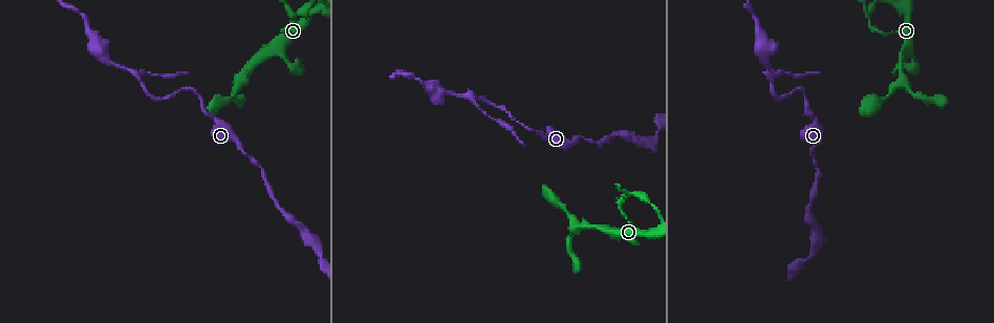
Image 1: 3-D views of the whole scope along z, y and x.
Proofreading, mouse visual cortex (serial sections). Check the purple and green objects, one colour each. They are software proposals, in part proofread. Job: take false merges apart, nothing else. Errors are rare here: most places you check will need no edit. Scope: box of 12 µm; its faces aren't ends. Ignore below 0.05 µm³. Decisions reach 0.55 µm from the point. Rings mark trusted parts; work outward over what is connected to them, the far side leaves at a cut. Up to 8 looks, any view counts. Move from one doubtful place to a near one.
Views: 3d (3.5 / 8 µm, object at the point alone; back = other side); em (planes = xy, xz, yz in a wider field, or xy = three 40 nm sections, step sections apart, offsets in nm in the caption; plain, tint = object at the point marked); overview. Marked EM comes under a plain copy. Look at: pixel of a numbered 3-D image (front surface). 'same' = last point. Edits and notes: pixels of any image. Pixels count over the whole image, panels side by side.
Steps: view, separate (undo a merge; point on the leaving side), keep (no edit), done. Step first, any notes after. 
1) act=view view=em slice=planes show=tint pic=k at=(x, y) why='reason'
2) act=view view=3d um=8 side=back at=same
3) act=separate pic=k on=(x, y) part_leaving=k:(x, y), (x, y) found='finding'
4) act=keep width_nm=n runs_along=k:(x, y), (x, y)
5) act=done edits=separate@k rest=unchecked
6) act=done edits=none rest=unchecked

act=view view=3d um=3.5 pic=1 at=(900, 82) why='branch point'

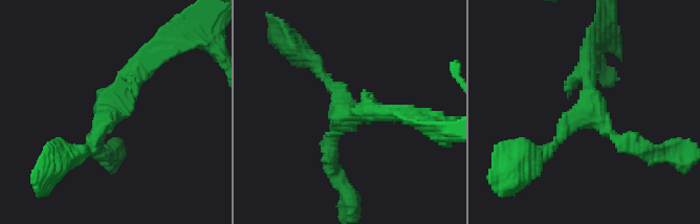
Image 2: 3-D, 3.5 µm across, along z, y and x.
act=view view=em slice=xy step=3 show=tint pic=2 at=(107, 107) arms=3 arm_widths_nm=150,200,250

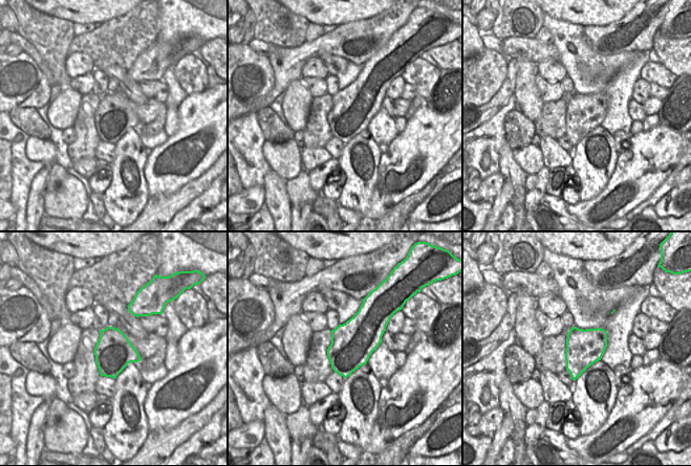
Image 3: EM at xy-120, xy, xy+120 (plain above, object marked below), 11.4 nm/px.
act=keep runs_along=2:(157, 53), (112, 98), (83, 154) found='continuous, no second cell'

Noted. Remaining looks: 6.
act=view view=3d um=3.5 pic=1 at=(292, 15) why='sharp bend'

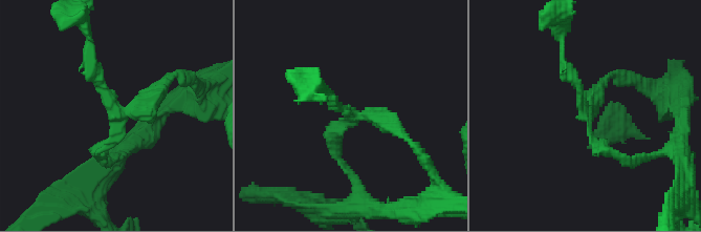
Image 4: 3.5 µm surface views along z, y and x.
act=view view=em slice=xy step=5 show=tint pic=4 at=(587, 115)

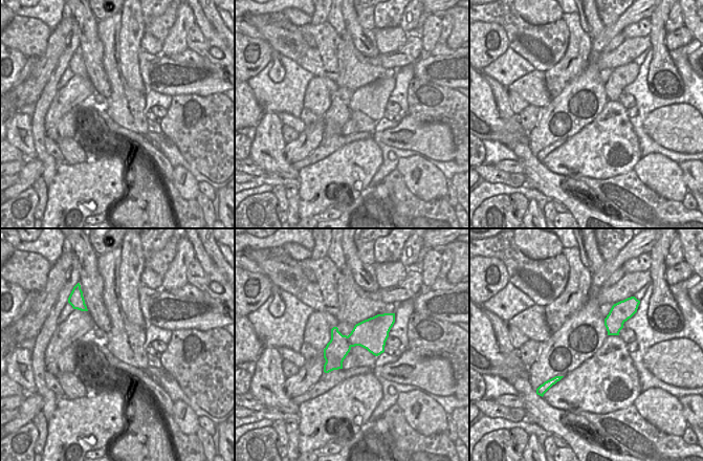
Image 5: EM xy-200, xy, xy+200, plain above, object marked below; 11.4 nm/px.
act=keep arm_widths_nm=150,150 runs_along=5:(389, 320), (353, 338), (326, 369) found='all the same cell'

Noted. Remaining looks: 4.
act=view view=3d um=3.5 pic=1 at=(140, 81) why='arms part here'

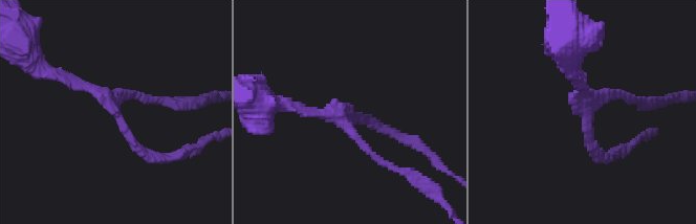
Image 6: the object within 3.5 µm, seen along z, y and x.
act=view view=em slice=xy step=2 show=tint pic=6 at=(353, 113)

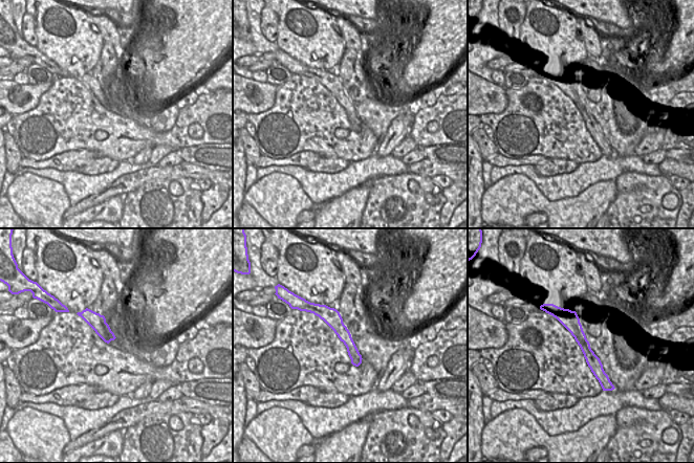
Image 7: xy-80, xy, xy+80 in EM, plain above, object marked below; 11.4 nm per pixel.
act=keep width_nm=150 runs_along=6:(167, 158), (147, 155), (99, 90), (70, 81) found='continuous, no second cell'

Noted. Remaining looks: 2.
act=view view=3d um=8 pic=1 at=(89, 30) why='calibre changes'

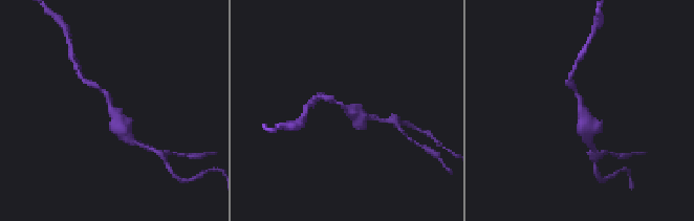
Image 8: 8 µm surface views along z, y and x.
act=view view=em slice=xy step=2 show=tint pic=8 at=(343, 107) arm_widths_nm=150,500

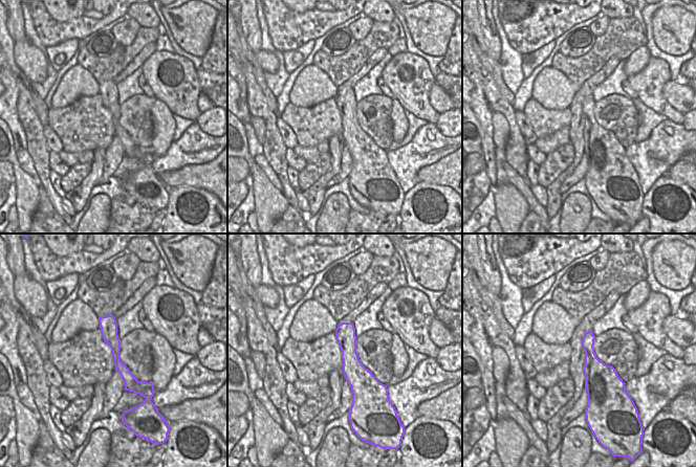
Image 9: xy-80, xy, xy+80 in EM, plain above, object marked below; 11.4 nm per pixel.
act=keep runs_along=9:(101, 318), (116, 361), (135, 387) found='all the same cell'

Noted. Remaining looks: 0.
act=done edits=none rest=unchecked

